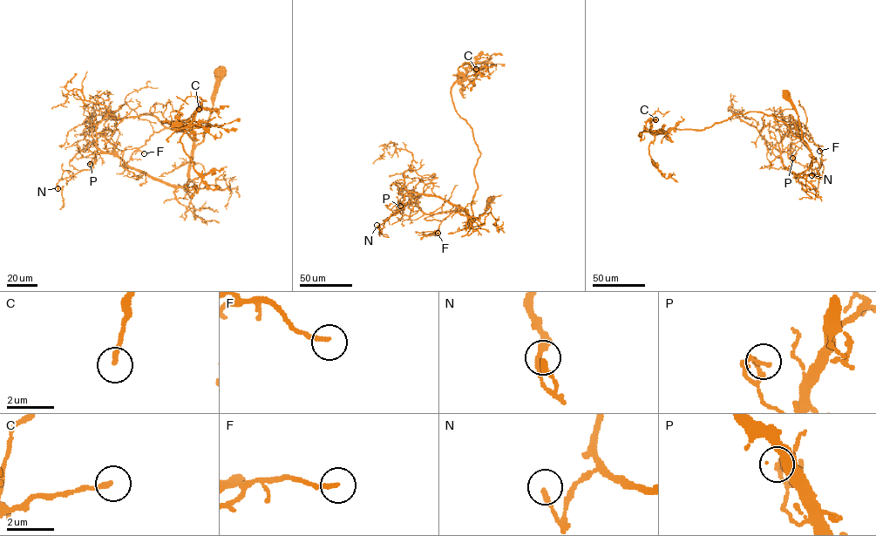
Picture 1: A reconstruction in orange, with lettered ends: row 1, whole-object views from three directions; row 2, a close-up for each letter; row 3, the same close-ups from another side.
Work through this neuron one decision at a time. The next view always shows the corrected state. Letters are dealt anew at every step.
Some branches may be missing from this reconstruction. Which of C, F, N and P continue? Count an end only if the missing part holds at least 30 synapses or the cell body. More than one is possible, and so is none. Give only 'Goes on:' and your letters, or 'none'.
Goes on: none

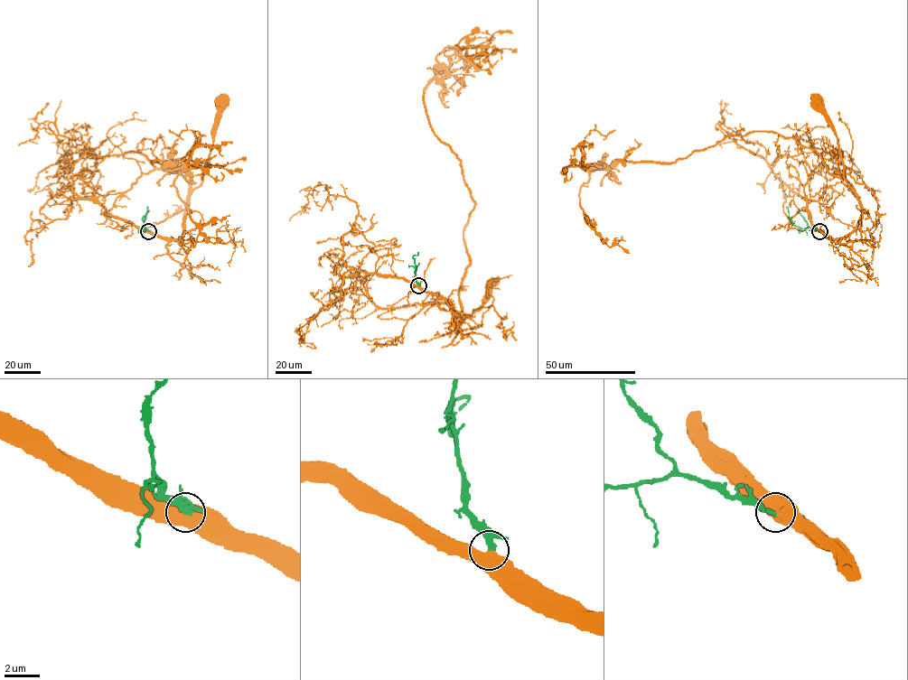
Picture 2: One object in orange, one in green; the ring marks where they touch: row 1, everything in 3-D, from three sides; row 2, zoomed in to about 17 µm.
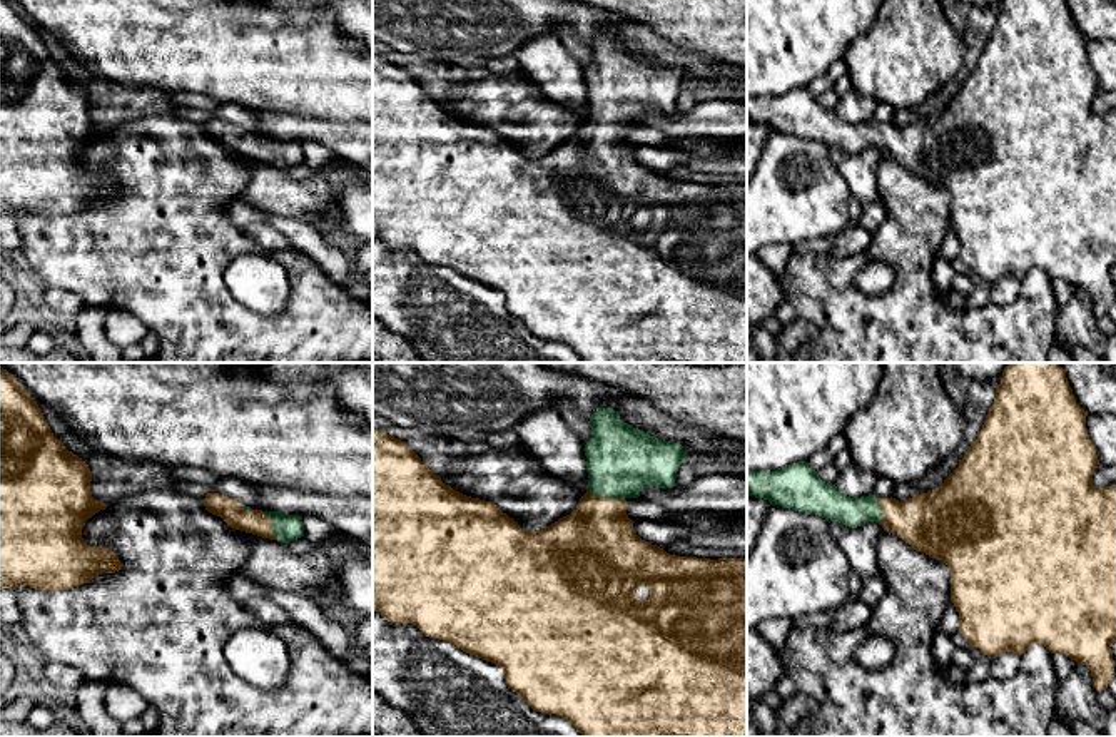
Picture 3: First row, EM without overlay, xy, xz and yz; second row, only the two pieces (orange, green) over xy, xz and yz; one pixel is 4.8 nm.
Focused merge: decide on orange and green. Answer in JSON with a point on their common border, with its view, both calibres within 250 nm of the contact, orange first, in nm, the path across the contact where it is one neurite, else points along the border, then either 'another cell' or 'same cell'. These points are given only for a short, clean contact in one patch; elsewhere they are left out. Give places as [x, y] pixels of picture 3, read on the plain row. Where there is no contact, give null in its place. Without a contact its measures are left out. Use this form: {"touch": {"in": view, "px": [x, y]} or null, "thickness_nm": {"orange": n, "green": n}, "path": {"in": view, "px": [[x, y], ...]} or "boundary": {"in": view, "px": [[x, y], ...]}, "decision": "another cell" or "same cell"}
{"touch": {"in": "xz", "px": [607, 124]}, "thickness_nm": {"orange": 420, "green": 340}, "path": {"in": "xz", "px": [[595, 174], [600, 139], [607, 124], [607, 114], [622, 86]]}, "decision": "same cell"}

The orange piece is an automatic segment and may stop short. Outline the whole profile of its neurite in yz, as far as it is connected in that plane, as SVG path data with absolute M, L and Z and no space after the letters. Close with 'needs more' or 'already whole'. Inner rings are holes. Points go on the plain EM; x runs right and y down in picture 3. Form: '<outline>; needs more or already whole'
M1002 0L982 55L959 92L932 117L917 117L905 127L875 120L850 124L835 110L822 107L807 87L797 87L777 97L747 94L747 122L850 154L867 147L879 149L914 175L949 192L951 227L959 239L959 257L971 272L996 284L1006 277L1021 282L1032 269L1042 269L1051 279L1064 279L1076 289L1084 289L1091 296L1093 313L1101 318L1114 302L1116 110L1093 110L1099 85L1086 57L1086 42L1066 0Z; needs more

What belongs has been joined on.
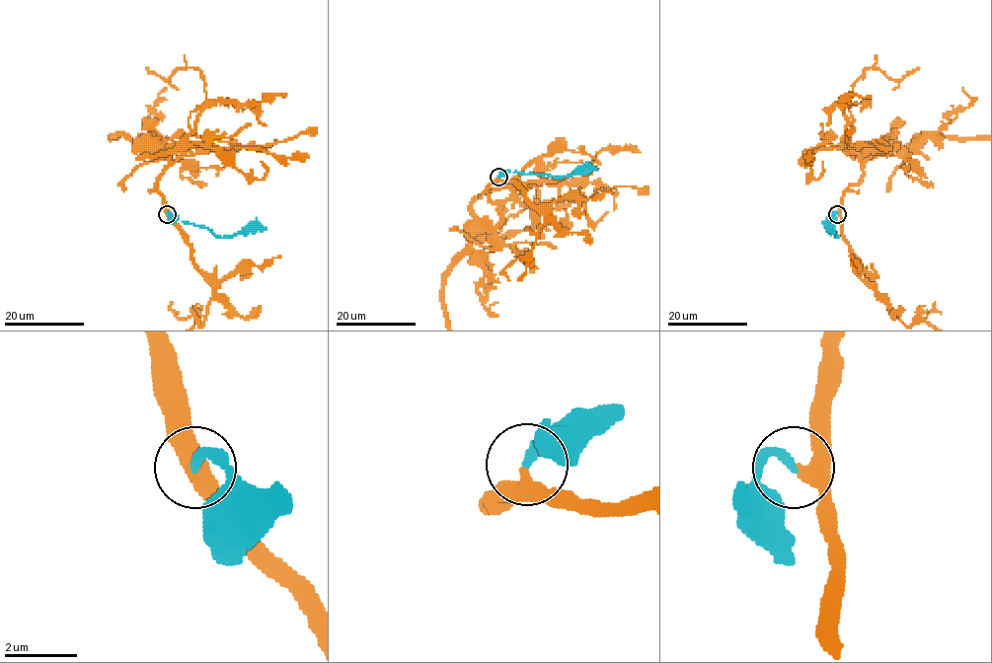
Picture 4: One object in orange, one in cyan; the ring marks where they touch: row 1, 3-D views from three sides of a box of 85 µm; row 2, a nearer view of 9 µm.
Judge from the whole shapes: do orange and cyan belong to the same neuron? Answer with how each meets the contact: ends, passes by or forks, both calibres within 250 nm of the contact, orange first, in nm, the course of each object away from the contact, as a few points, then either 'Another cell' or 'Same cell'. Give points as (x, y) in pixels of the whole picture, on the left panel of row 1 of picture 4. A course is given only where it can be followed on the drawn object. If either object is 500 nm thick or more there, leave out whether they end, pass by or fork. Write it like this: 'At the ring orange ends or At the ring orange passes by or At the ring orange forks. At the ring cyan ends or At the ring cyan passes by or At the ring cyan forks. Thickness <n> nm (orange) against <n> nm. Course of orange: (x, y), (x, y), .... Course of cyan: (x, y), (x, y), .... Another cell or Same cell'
At the ring orange passes by. At the ring cyan ends. Thickness 400 nm (orange) against 300 nm. Course of cyan: (168, 214), (170, 212), (178, 219), (207, 227), (220, 237), (267, 228). Same cell

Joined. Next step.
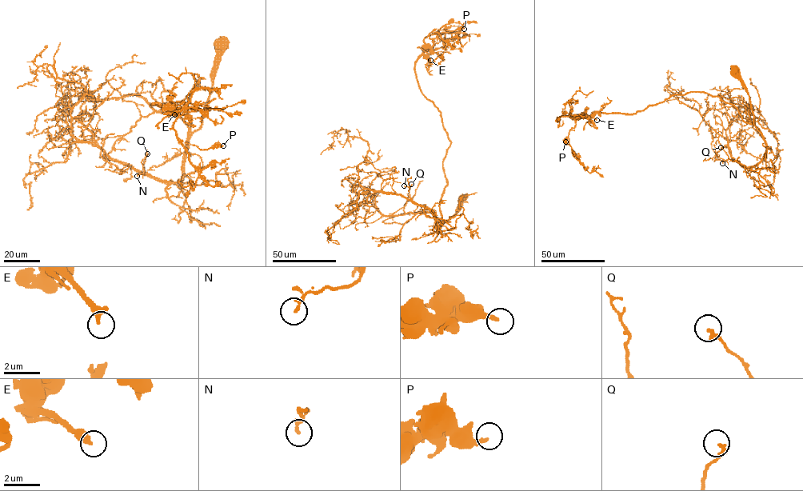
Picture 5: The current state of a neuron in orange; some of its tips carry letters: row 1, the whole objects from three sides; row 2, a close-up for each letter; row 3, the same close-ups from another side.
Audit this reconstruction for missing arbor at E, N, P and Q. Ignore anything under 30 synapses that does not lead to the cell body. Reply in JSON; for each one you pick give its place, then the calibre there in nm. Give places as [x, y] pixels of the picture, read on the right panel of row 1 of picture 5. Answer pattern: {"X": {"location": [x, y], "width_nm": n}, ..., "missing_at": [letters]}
{"E": {"location": [597, 120], "width_nm": 360}, "missing_at": ["E"]}

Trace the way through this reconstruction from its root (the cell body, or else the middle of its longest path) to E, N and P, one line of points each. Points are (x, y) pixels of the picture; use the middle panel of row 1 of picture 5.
E: (462, 197), (458, 210), (440, 222), (447, 185), (443, 160), (450, 141), (415, 69), (421, 55), (430, 60)
N: (462, 197), (458, 210), (437, 229), (433, 213), (417, 205), (409, 197), (409, 187), (404, 185)
P: (462, 197), (440, 222), (450, 141), (415, 61), (433, 29), (464, 29)

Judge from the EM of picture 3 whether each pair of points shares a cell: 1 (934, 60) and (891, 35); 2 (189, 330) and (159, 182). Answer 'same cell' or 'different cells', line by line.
1: same cell
2: same cell

